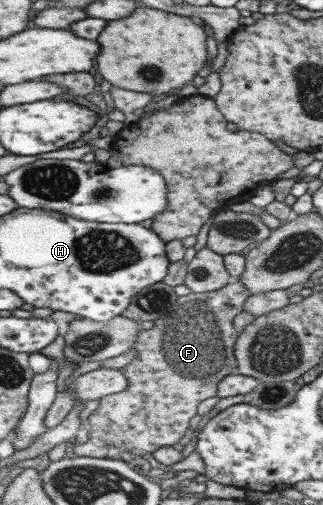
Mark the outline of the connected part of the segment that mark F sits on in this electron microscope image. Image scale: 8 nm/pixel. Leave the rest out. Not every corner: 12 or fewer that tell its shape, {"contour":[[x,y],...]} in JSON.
{"contour":[[238,280],[140,329],[80,438],[175,444],[238,372]]}

